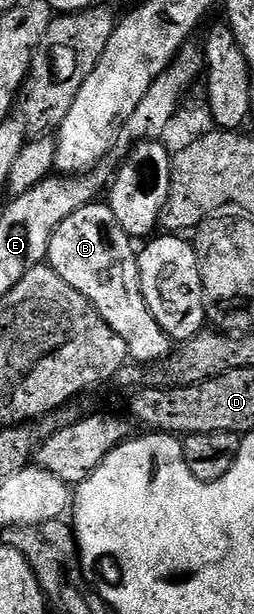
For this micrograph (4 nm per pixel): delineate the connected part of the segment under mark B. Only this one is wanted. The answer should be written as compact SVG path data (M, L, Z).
M110 203L86 204L81 210L69 214L51 236L46 263L73 290L85 294L91 305L101 314L103 321L125 338L128 357L136 365L148 366L166 361L173 351L173 341L161 330L143 297L139 277L139 257L132 237L117 222Z

